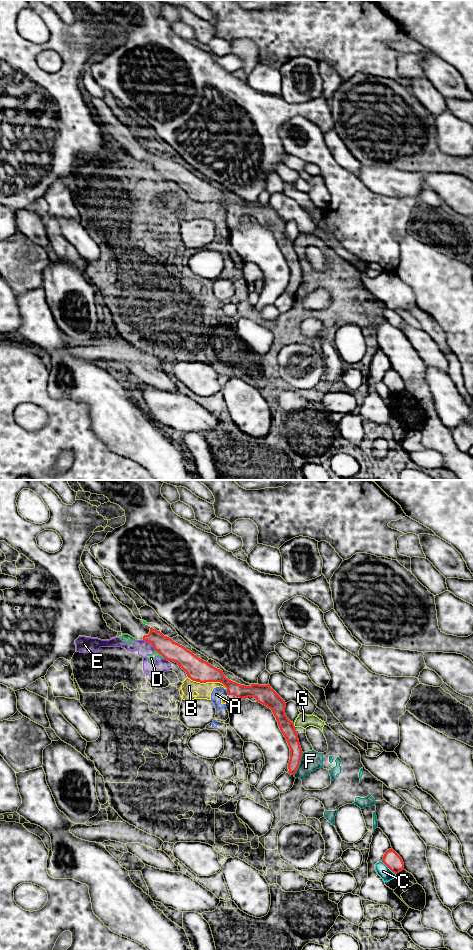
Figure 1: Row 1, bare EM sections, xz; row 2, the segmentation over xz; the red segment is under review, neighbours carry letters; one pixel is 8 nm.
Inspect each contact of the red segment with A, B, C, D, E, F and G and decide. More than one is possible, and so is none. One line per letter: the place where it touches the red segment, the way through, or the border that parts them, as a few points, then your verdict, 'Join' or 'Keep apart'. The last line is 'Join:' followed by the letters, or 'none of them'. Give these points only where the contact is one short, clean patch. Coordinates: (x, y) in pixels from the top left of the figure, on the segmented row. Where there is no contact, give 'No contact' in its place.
A: Touches red at xz (227, 692). Boundary: xz (226, 691), (228, 694). Keep apart
B: Touches red at xz (207, 681). Boundary: xz (187, 677), (200, 682), (221, 682), (226, 687). Keep apart
C: Touches red at xz (388, 867). Boundary: xz (381, 861), (395, 874). Keep apart
D: Touches red at xz (160, 653). Boundary: xz (155, 650), (164, 657). Keep apart
E: Touches red at xz (150, 642). Boundary: xz (143, 639), (148, 641), (155, 650). Keep apart
F: Touches red at xz (299, 763). Keep apart
G: Touches red at xz (293, 725). Boundary: xz (293, 723), (295, 726). Keep apart
Join: none of them

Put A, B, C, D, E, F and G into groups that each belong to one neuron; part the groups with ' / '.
A B D E F G / C

